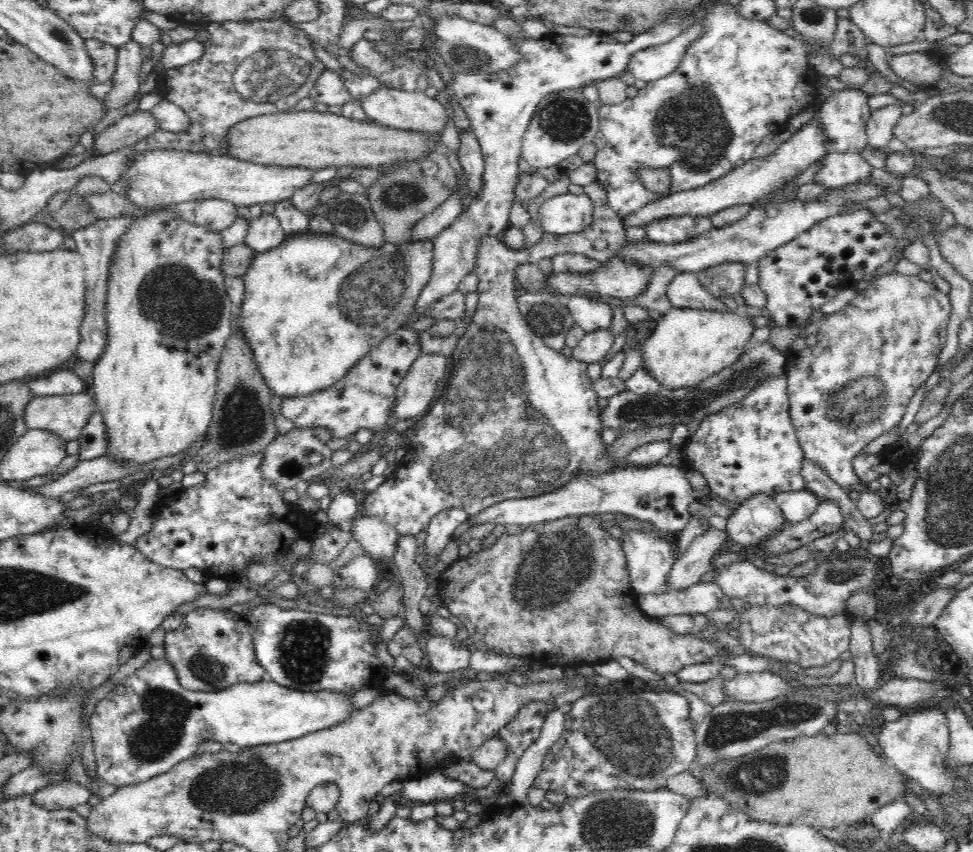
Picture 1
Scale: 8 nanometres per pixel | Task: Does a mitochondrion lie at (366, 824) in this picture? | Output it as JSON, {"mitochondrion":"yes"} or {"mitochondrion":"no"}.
{"mitochondrion":"no"}

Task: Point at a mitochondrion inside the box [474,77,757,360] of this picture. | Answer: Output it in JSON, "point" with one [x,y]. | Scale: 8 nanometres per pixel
{"point":[690,127]}

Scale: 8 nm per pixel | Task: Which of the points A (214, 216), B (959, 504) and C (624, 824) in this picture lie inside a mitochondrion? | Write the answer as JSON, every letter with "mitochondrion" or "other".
{"A":"other","B":"mitochondrion","C":"mitochondrion"}

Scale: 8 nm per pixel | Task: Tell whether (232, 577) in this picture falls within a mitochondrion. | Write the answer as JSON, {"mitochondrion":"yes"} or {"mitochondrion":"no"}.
{"mitochondrion":"no"}

